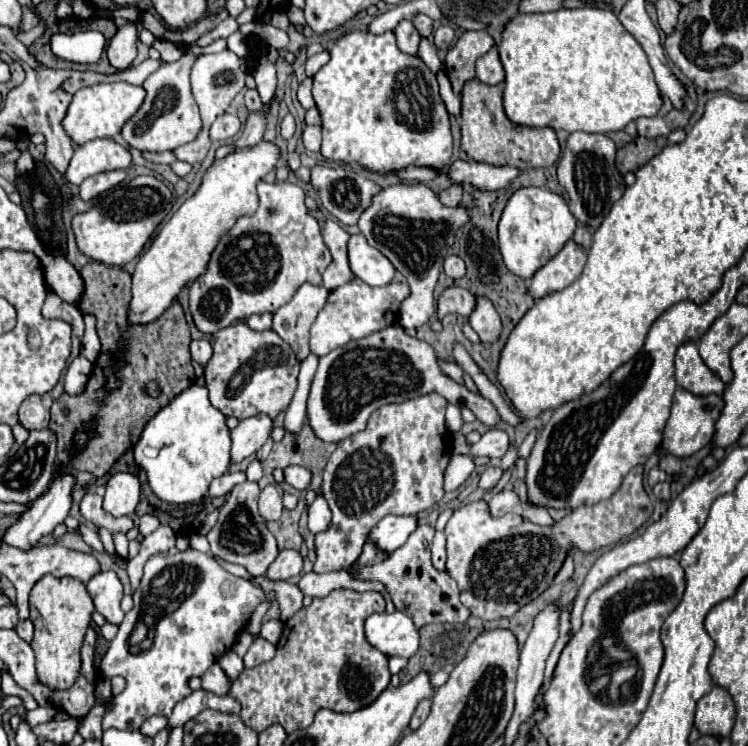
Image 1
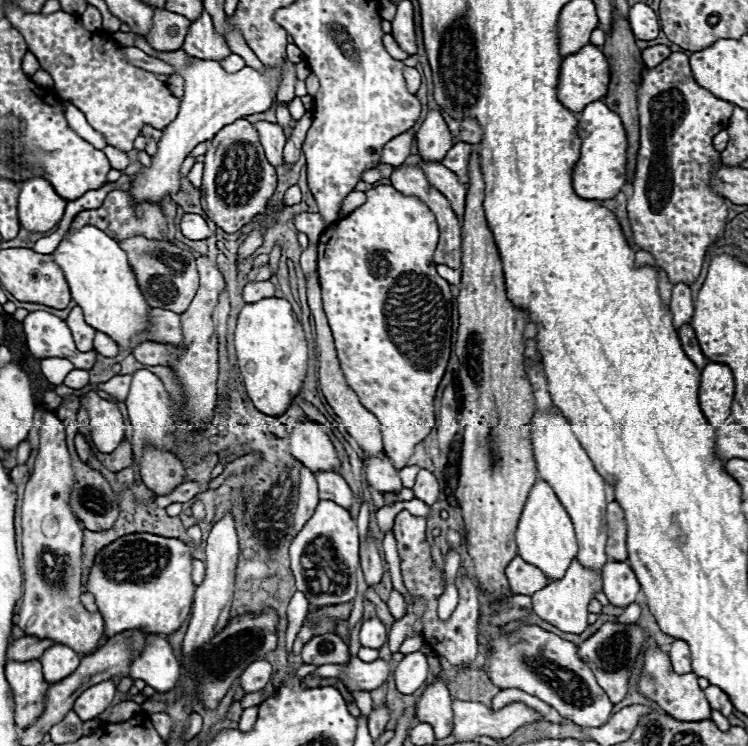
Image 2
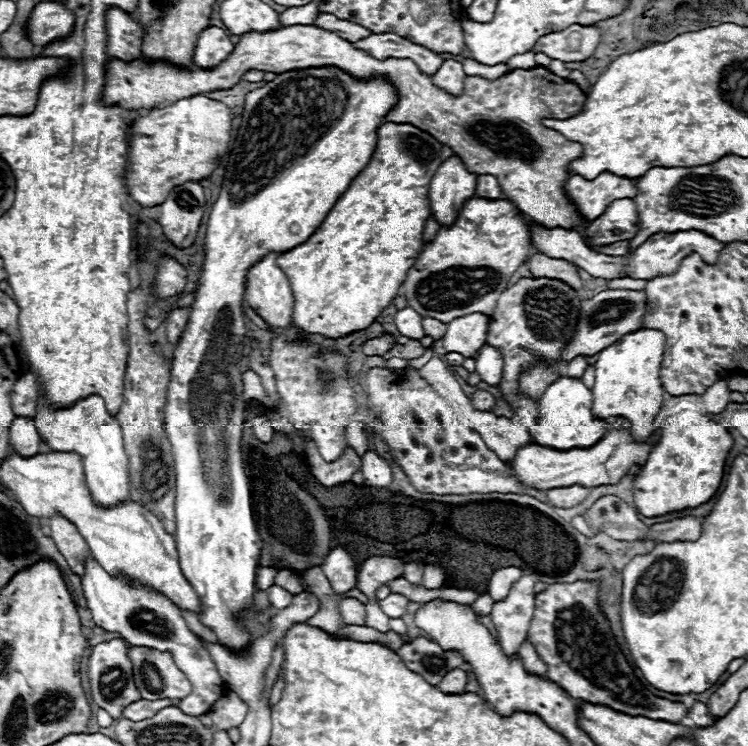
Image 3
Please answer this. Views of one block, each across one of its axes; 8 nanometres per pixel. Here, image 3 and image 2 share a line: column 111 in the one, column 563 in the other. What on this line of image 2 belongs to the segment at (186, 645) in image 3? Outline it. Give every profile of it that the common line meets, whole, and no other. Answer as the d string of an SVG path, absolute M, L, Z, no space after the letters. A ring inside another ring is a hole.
M572 560L570 568L566 570L566 574L560 580L554 580L544 590L532 594L532 608L542 620L556 626L558 630L570 632L570 634L582 634L588 626L586 608L588 608L590 600L596 596L596 592L600 592L600 590L602 590L602 576L594 570L580 566L578 560Z

